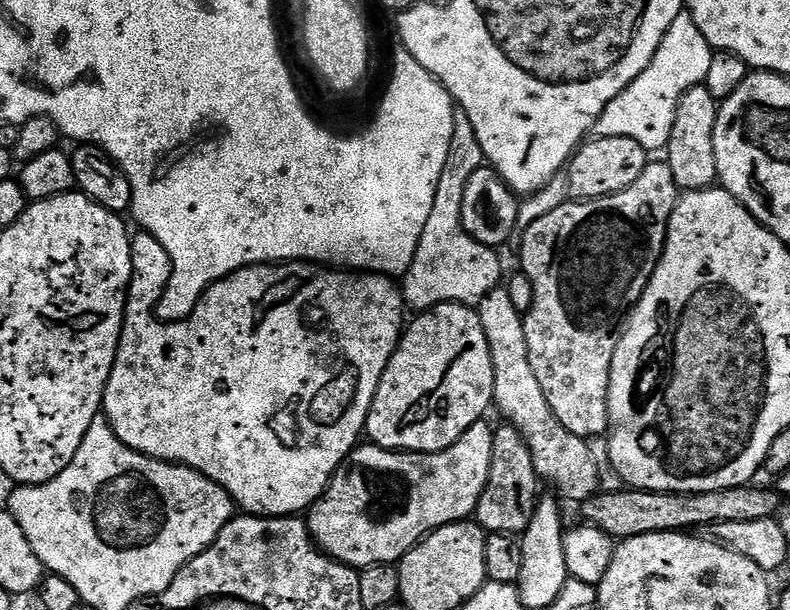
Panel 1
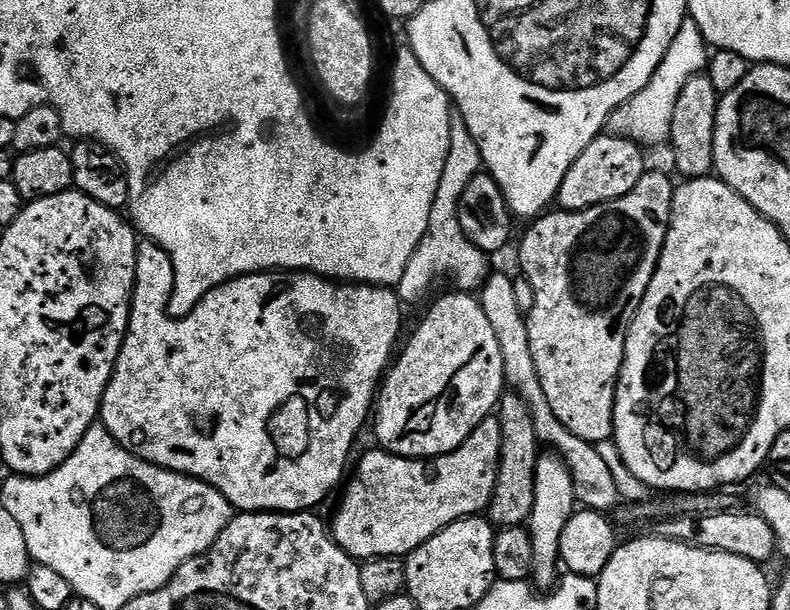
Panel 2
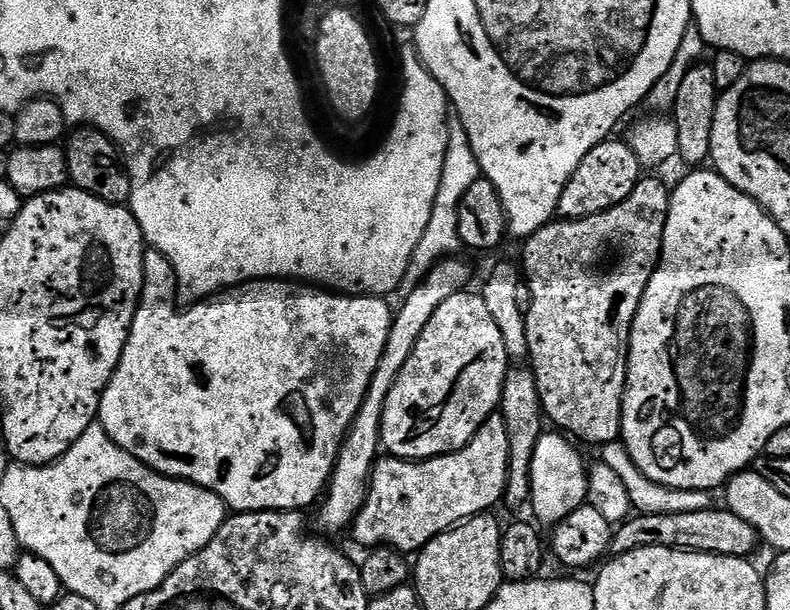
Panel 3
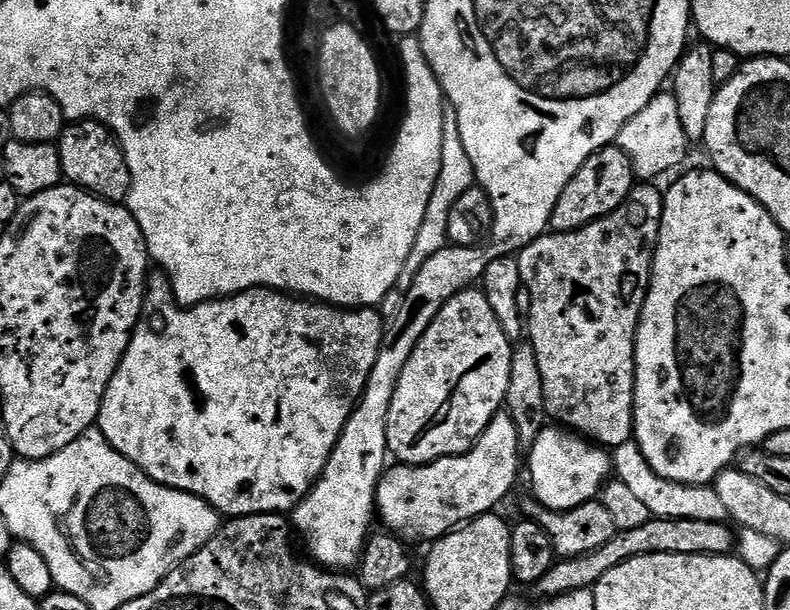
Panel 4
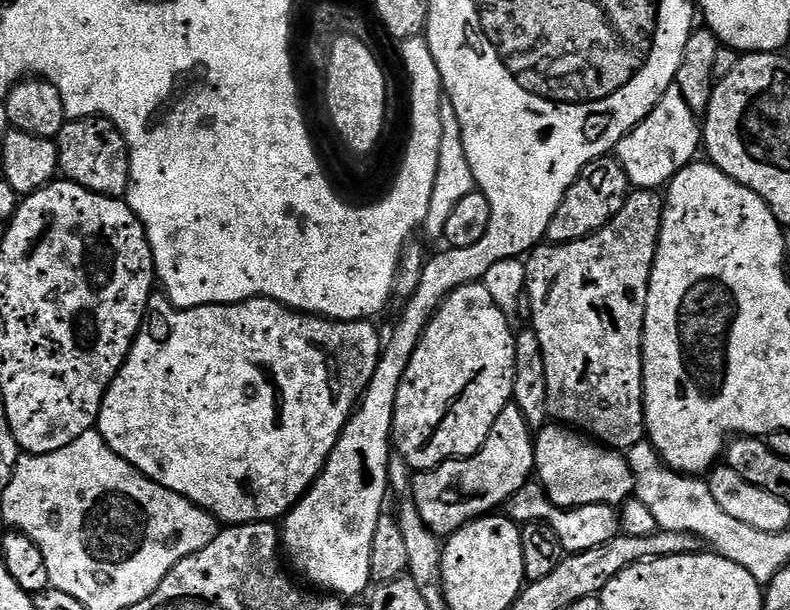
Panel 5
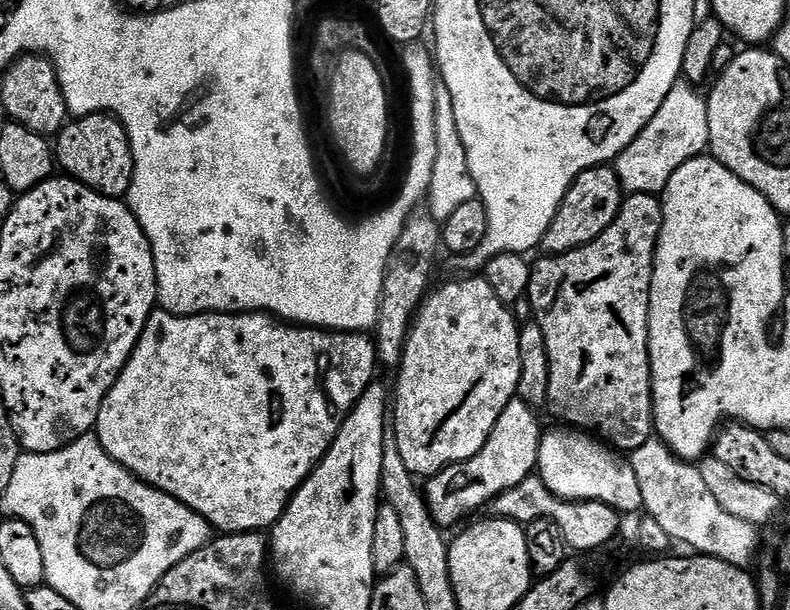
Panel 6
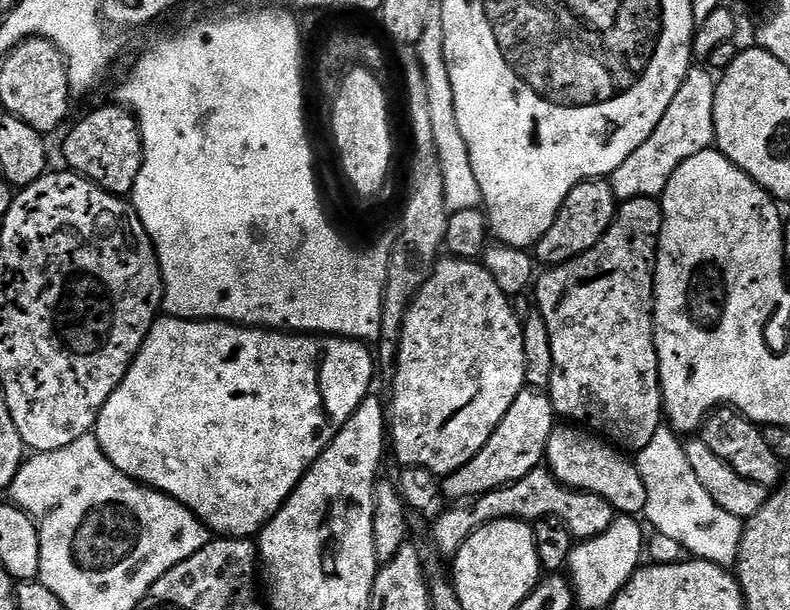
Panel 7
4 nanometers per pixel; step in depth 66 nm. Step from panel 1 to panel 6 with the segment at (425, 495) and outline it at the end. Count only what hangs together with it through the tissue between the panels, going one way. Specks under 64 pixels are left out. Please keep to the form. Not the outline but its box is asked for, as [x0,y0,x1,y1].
[426,398,542,526]

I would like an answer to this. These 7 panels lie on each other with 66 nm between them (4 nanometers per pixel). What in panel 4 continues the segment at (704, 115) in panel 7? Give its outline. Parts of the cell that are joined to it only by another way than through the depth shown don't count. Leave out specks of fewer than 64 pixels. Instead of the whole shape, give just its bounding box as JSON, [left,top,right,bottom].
[615,91,690,182]

